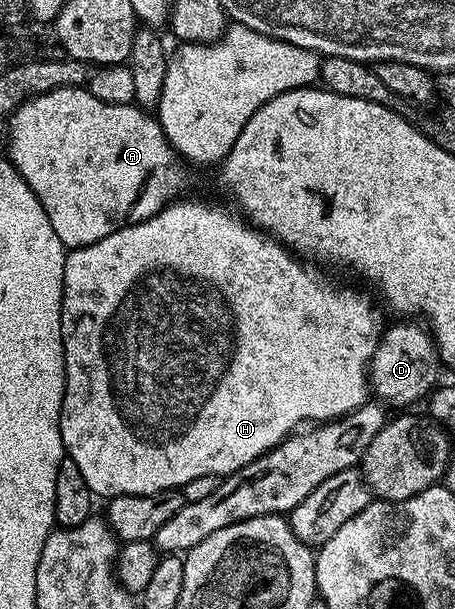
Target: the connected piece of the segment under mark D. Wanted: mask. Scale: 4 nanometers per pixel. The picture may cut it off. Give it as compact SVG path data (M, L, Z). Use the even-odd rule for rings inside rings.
M397 323L394 327L385 327L380 336L371 364L371 387L382 395L380 398L386 404L413 403L420 395L428 396L438 386L437 367L439 352L432 334L417 323Z

